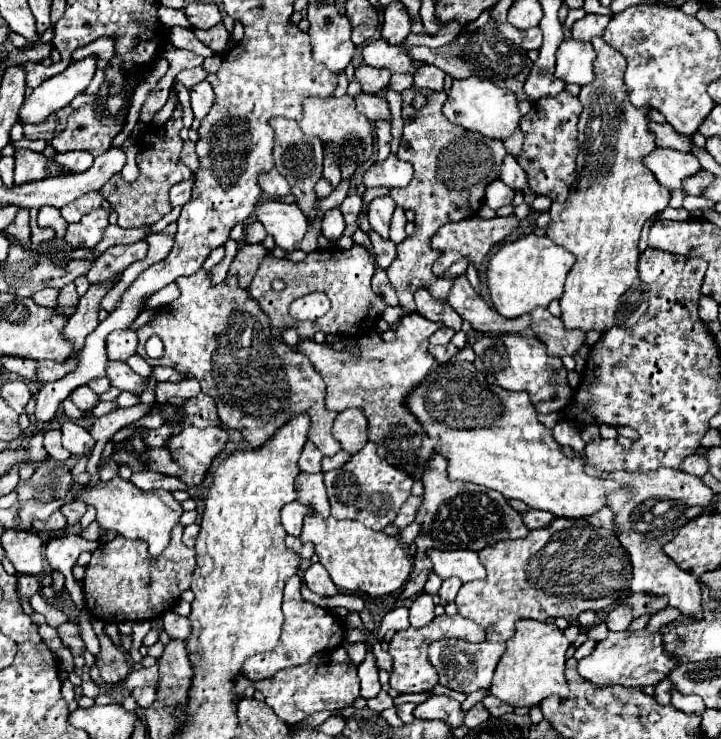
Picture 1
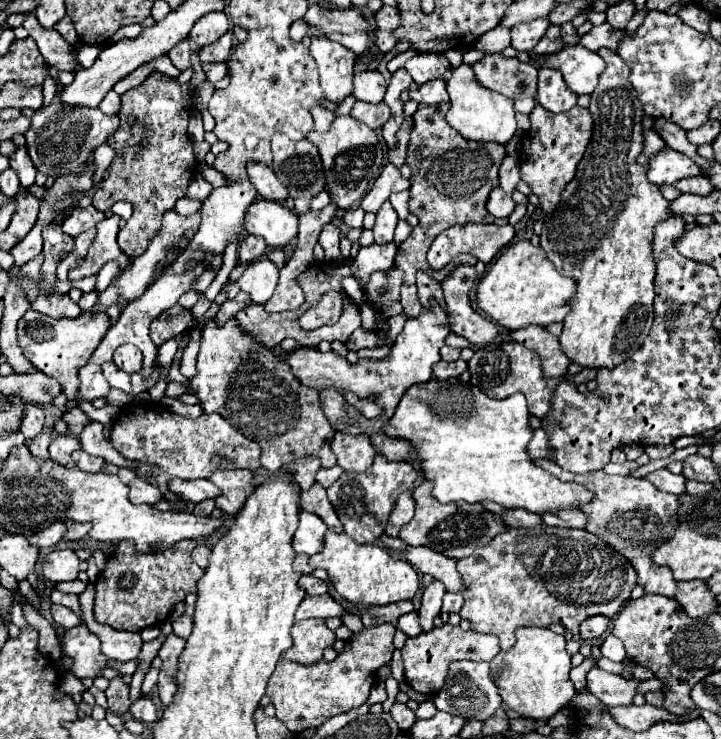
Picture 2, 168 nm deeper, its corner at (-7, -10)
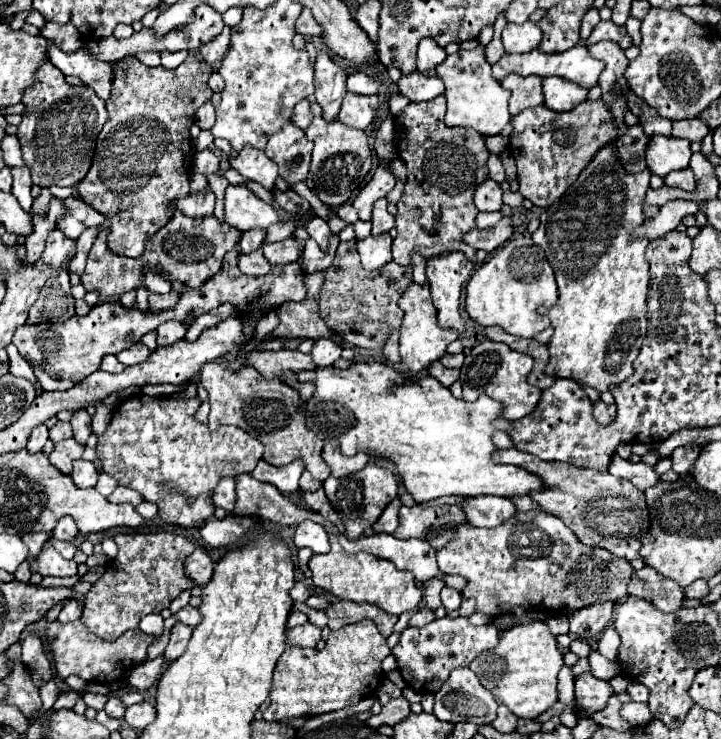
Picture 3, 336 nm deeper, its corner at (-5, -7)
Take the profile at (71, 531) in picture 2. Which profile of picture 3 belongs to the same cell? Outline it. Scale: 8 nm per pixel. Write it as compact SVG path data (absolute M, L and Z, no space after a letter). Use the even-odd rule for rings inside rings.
M63 516L55 530L53 530L53 536L59 538L59 540L73 540L77 536L77 526L75 526L75 520L69 518L69 516Z

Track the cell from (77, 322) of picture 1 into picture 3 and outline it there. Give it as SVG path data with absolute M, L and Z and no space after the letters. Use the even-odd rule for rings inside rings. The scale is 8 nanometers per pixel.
M203 190L199 194L189 194L185 198L179 198L177 202L171 204L171 214L181 212L189 218L197 216L211 216L213 214L213 204L215 204L215 194L209 190Z

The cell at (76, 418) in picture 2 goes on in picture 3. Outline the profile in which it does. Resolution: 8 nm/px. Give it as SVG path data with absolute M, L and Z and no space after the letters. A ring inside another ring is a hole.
M57 422L51 430L49 430L49 438L53 442L61 442L61 440L67 440L67 438L73 438L73 432L71 432L71 424L69 422Z

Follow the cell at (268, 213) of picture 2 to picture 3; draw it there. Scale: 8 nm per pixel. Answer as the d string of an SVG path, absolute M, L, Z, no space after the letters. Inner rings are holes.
M229 186L225 190L225 222L245 232L253 228L267 230L281 218L271 204L265 204L245 186Z

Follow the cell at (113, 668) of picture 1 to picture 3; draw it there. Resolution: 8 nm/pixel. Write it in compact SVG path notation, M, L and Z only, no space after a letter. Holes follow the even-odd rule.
M109 694L107 704L105 704L105 712L107 712L109 716L113 716L113 718L123 718L123 714L125 714L125 704L121 702L119 696Z

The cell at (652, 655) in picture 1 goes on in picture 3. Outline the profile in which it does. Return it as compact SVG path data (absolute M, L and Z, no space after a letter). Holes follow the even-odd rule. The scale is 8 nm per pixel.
M579 674L575 686L575 704L591 716L597 710L607 706L607 698L613 696L615 690L611 688L609 680L599 680L593 674Z

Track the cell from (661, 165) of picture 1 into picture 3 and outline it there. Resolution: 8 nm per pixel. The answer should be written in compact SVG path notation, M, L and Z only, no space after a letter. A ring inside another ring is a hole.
M653 136L647 144L647 166L655 176L667 176L673 170L683 170L689 166L691 148L689 140Z

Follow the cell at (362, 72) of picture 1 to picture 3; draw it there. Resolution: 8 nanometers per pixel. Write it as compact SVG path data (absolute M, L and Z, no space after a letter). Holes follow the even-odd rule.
M351 72L347 78L347 90L355 92L355 94L371 96L371 94L379 94L379 84L373 76L369 76L365 72Z

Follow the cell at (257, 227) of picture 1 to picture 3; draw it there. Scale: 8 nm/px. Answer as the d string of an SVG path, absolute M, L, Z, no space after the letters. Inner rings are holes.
M249 230L249 232L243 232L241 240L239 240L239 250L243 254L249 254L253 250L257 250L265 240L265 232L263 230Z

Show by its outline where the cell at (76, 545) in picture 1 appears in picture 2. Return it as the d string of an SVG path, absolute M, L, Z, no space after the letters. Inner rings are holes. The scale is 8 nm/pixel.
M55 549L43 559L41 573L51 583L55 581L73 581L79 573L79 557L71 549Z

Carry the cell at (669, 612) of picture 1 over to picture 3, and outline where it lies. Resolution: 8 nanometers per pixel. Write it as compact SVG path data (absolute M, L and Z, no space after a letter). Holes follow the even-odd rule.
M649 566L641 568L639 572L633 572L627 594L647 598L663 612L677 612L687 600L683 588L675 580L661 576Z

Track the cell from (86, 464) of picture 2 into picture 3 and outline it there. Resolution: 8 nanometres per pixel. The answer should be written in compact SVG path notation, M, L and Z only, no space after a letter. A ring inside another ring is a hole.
M73 460L73 472L71 472L71 478L73 482L79 486L79 488L91 488L97 484L97 468L89 462L89 460Z

